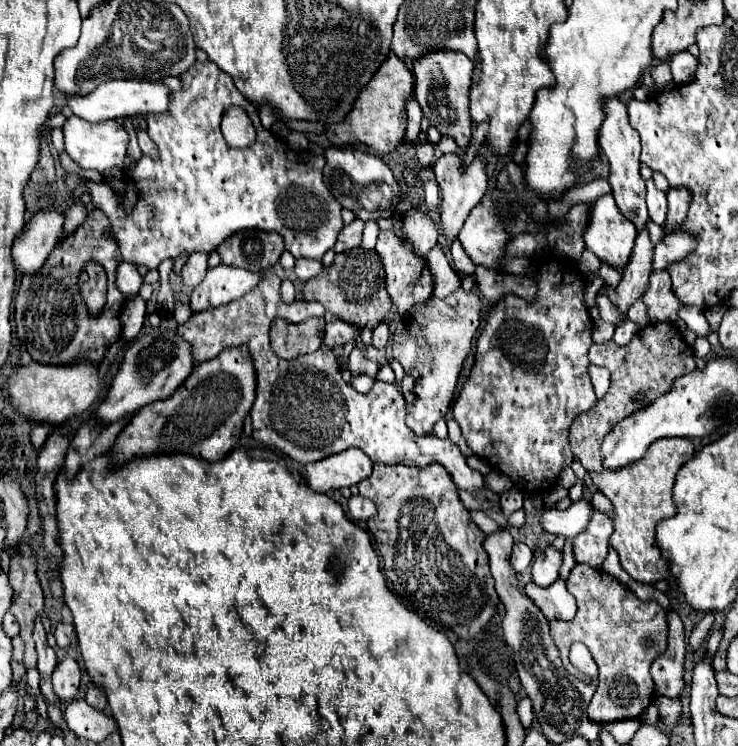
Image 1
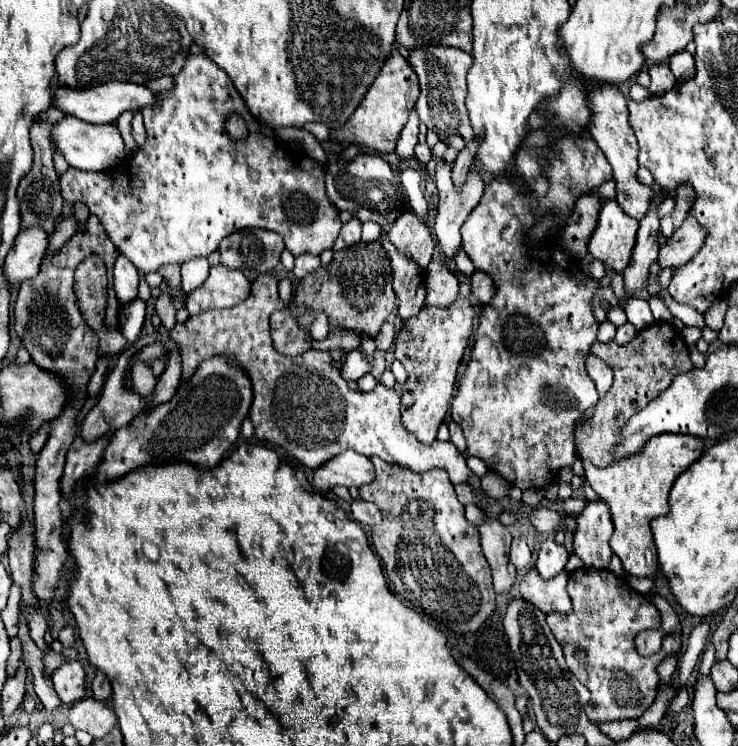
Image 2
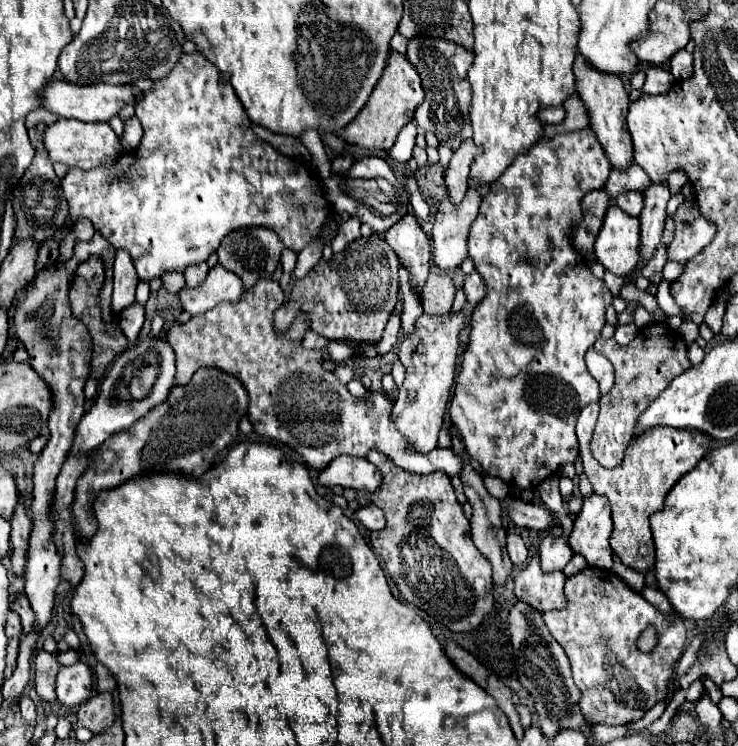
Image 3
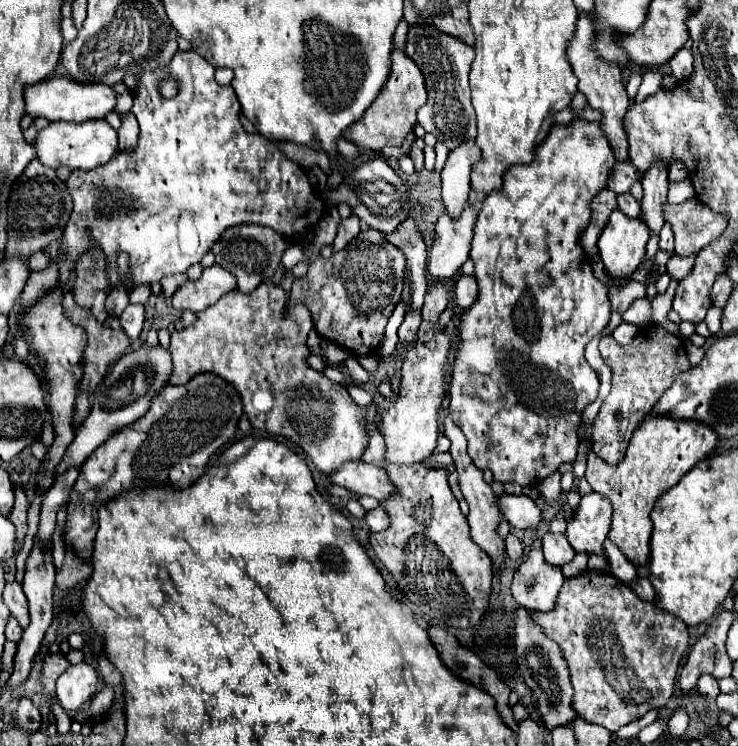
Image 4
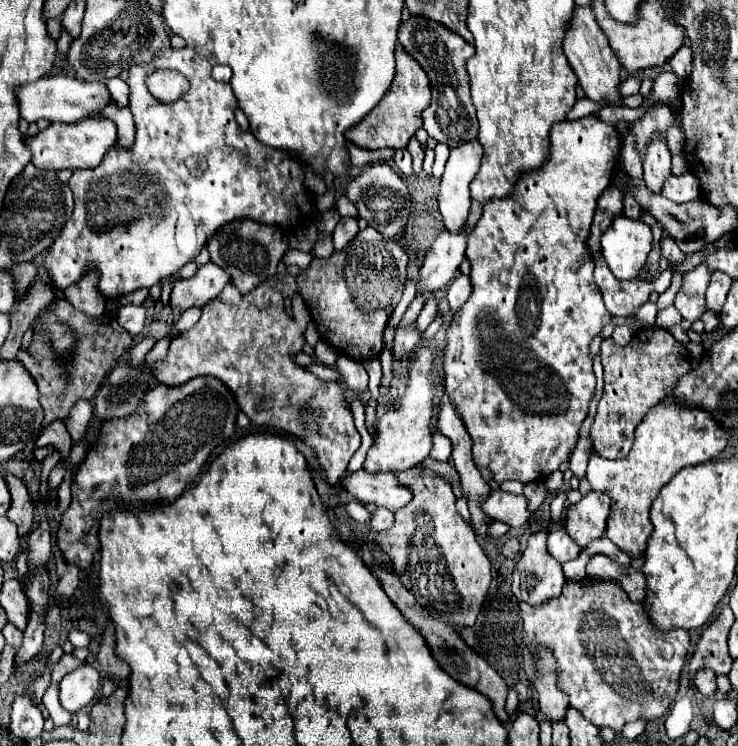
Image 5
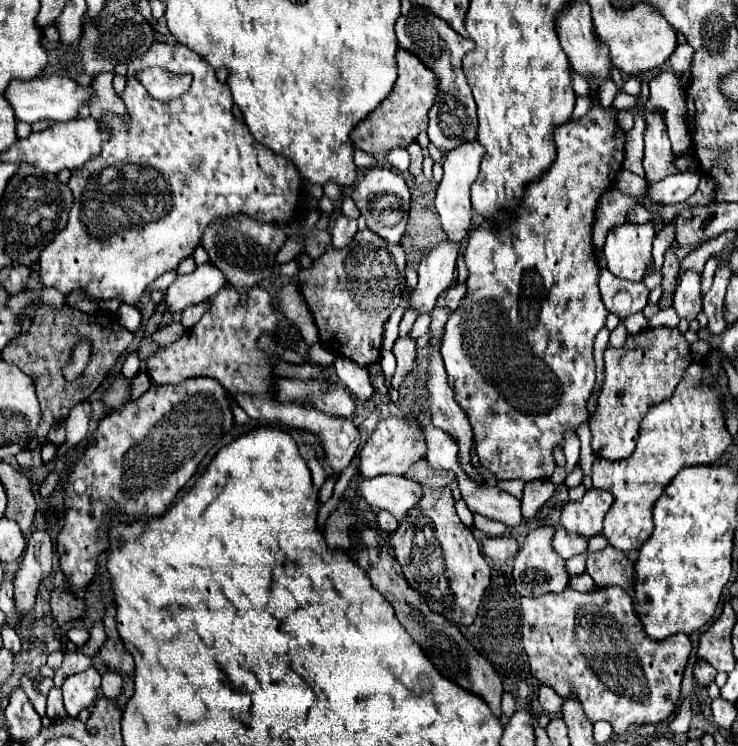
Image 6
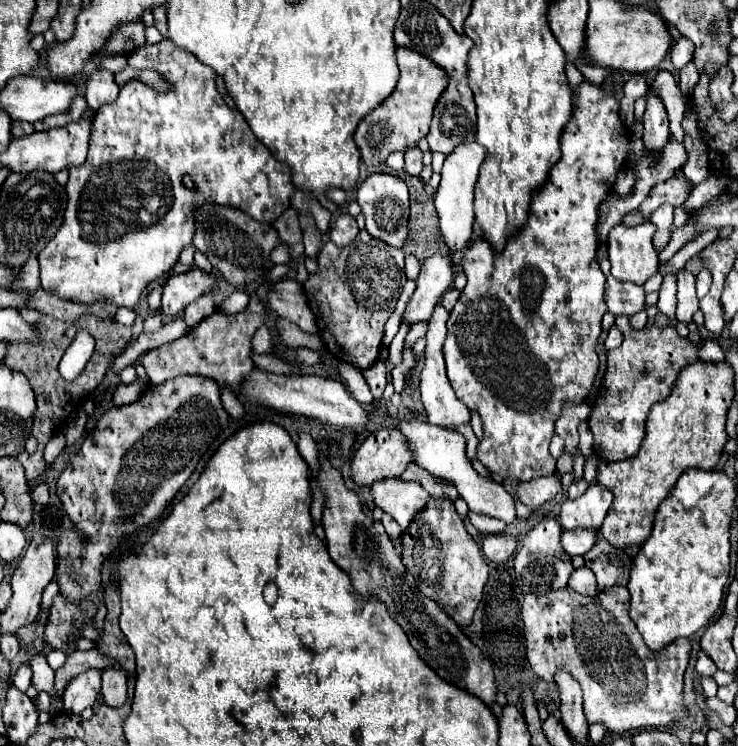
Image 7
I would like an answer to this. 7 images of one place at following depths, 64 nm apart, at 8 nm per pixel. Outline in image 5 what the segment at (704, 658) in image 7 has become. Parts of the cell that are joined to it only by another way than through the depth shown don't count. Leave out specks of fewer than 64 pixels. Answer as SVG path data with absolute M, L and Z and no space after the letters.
M702 668L694 674L694 686L704 694L704 696L714 696L716 692L716 672Z

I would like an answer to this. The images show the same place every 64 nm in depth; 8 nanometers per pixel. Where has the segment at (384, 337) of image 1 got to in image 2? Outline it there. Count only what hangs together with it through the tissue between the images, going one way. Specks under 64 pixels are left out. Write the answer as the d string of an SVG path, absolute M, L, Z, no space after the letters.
M386 322L380 328L380 336L376 336L376 348L378 350L387 351L395 342L396 332L394 332L394 324Z

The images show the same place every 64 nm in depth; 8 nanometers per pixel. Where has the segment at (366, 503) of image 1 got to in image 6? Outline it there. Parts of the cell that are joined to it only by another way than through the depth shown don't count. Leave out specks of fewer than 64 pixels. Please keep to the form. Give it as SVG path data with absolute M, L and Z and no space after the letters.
M384 510L378 514L378 524L380 524L380 528L382 528L384 532L388 532L388 534L398 528L396 518L394 518L390 512L384 512Z

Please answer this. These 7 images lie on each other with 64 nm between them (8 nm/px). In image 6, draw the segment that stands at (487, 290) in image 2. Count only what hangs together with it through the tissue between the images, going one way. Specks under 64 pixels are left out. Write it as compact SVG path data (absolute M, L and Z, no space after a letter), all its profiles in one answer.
M452 284L452 288L448 288L448 292L444 294L444 300L446 300L446 306L450 308L450 310L454 310L458 304L460 304L460 300L464 298L464 288L466 288L466 284Z

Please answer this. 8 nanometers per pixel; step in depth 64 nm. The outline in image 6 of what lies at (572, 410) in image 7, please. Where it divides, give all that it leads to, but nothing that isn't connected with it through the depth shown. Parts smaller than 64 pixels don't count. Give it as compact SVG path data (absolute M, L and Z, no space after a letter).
M574 430L564 432L564 454L566 454L566 470L572 472L580 460L580 440Z

